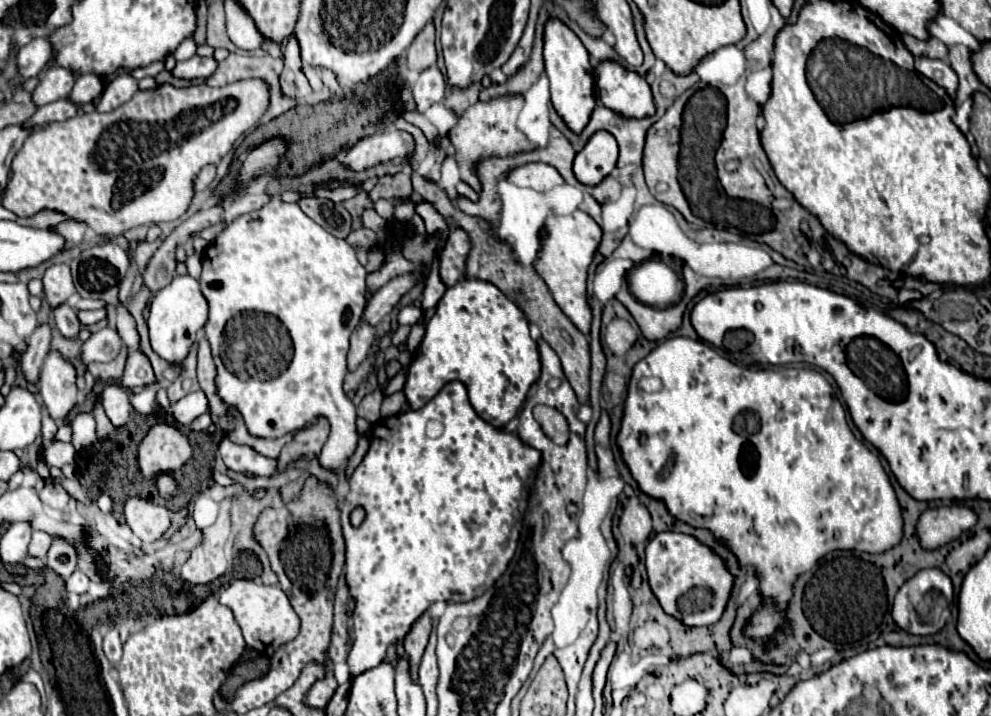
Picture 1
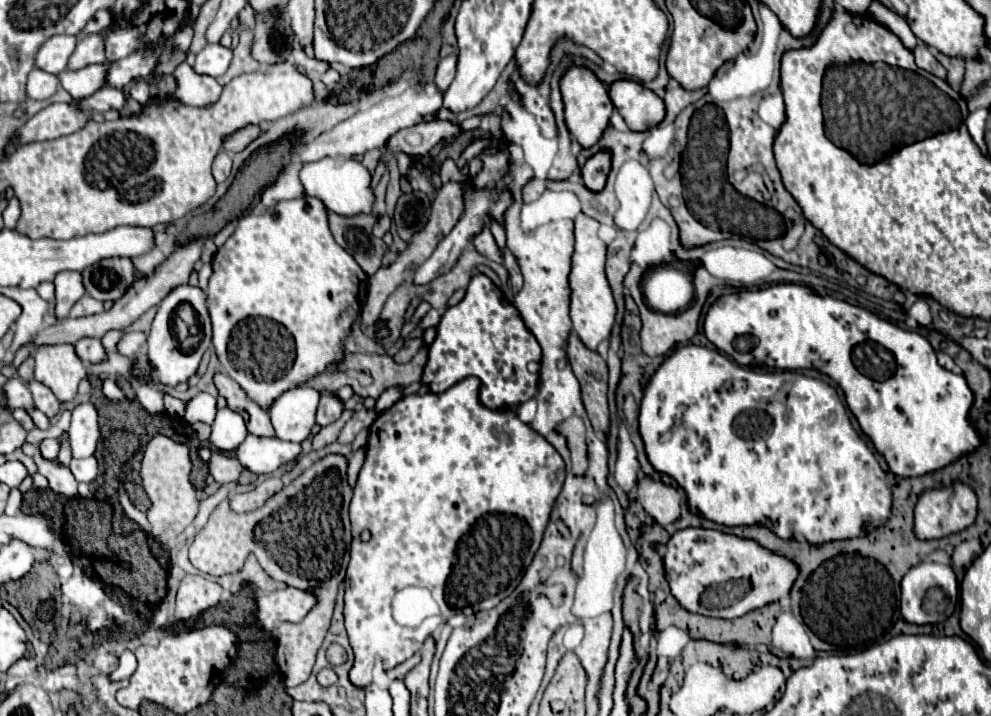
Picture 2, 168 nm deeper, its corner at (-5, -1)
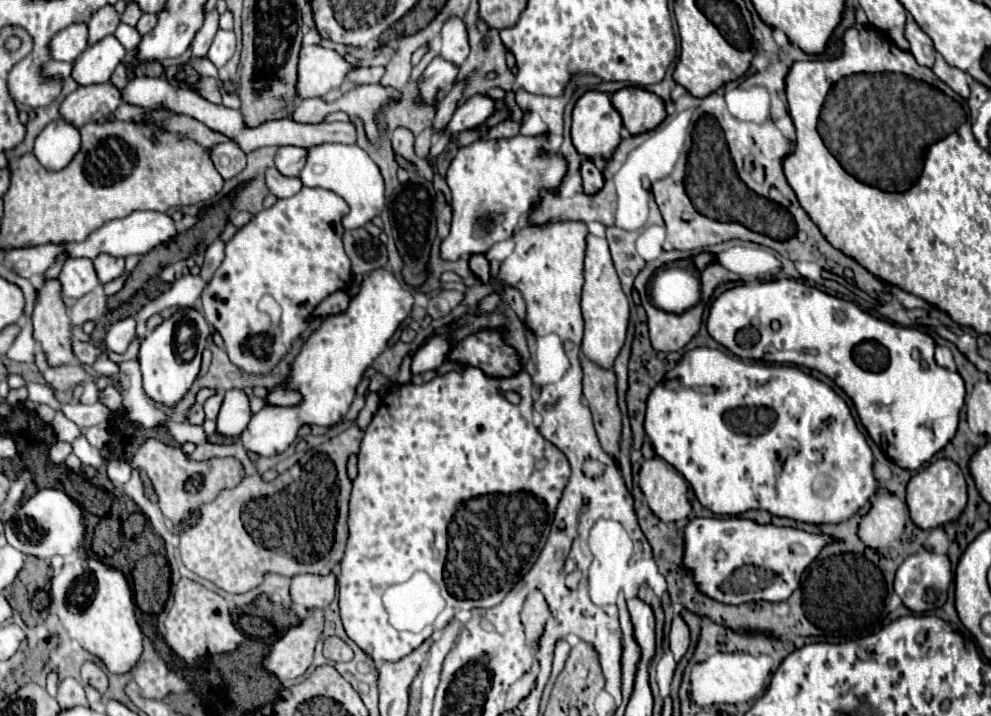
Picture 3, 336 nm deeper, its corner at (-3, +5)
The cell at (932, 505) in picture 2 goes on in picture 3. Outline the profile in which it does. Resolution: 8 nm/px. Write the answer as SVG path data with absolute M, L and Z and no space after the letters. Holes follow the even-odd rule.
M936 459L922 471L918 471L910 481L906 489L906 503L910 509L912 521L920 529L932 529L940 527L952 519L956 519L964 505L966 505L966 481L960 471L960 467L950 459Z

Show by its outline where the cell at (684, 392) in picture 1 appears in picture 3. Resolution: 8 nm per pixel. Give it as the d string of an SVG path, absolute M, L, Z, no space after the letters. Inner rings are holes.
M708 347L692 349L664 377L664 381L652 389L652 393L648 397L644 429L646 429L648 437L652 439L654 451L684 475L684 479L694 487L698 501L716 515L740 515L750 509L766 509L772 515L790 517L790 519L804 521L804 523L840 523L840 521L850 519L876 493L876 479L872 475L872 461L874 461L872 449L866 443L866 437L858 431L848 405L844 403L842 397L838 397L834 393L834 389L830 385L802 373L797 366L744 361L736 356Z

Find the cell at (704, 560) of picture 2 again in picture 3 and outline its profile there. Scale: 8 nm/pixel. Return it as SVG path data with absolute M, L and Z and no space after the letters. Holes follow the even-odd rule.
M692 519L684 531L684 565L694 571L698 589L730 605L746 601L784 601L800 585L802 573L818 553L834 541L824 533L808 533L794 527L760 525L750 519Z

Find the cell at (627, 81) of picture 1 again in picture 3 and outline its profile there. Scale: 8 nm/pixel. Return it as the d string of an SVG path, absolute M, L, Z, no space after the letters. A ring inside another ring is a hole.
M620 89L612 95L612 105L622 115L622 123L630 131L630 135L652 131L666 119L664 101L646 89Z

